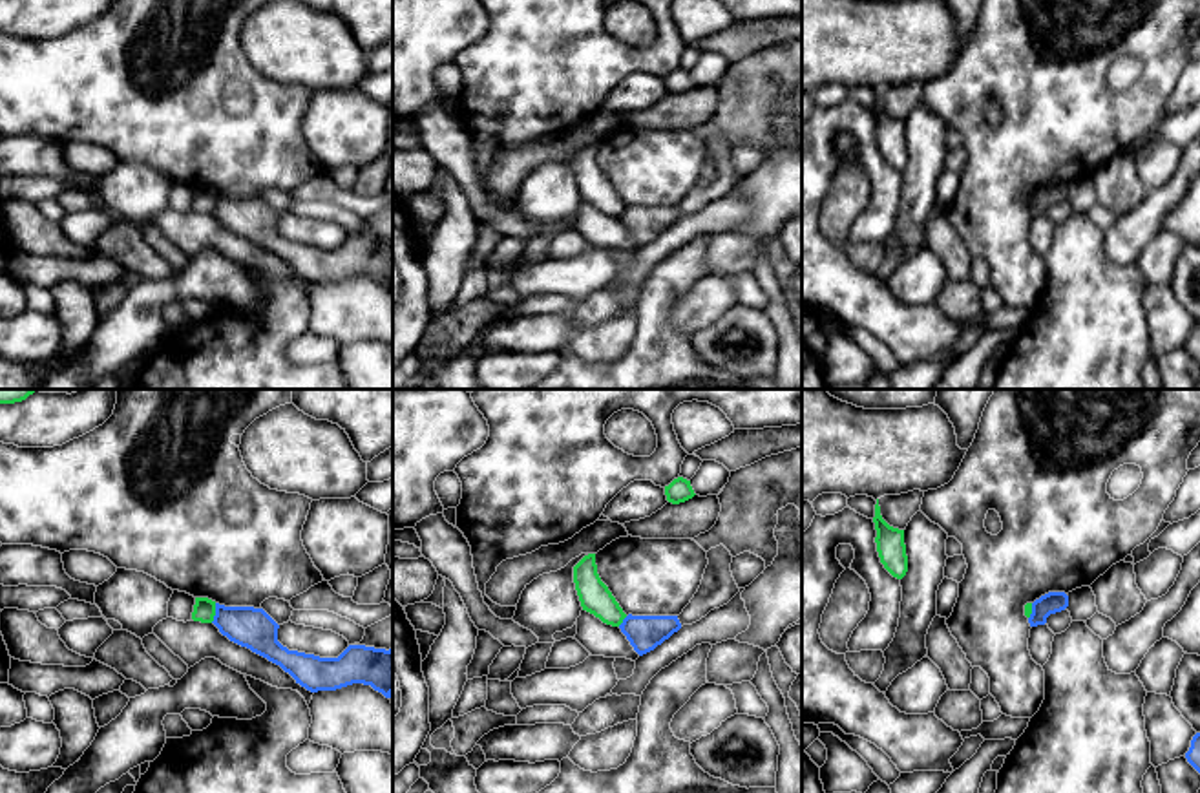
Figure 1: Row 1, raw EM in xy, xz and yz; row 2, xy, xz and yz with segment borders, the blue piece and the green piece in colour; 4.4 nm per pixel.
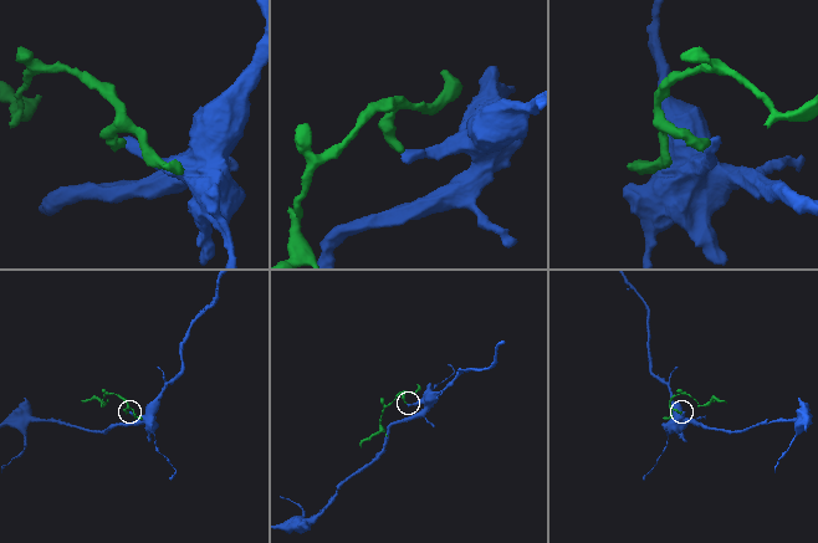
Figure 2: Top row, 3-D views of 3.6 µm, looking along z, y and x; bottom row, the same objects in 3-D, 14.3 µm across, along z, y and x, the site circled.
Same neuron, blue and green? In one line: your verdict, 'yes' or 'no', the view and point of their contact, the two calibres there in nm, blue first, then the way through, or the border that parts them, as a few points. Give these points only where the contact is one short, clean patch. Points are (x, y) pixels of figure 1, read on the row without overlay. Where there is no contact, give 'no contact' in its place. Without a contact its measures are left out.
no; contact xy (216, 203); calibres 180 and 100 nm; border xy (216, 194), (216, 205), (210, 212)

